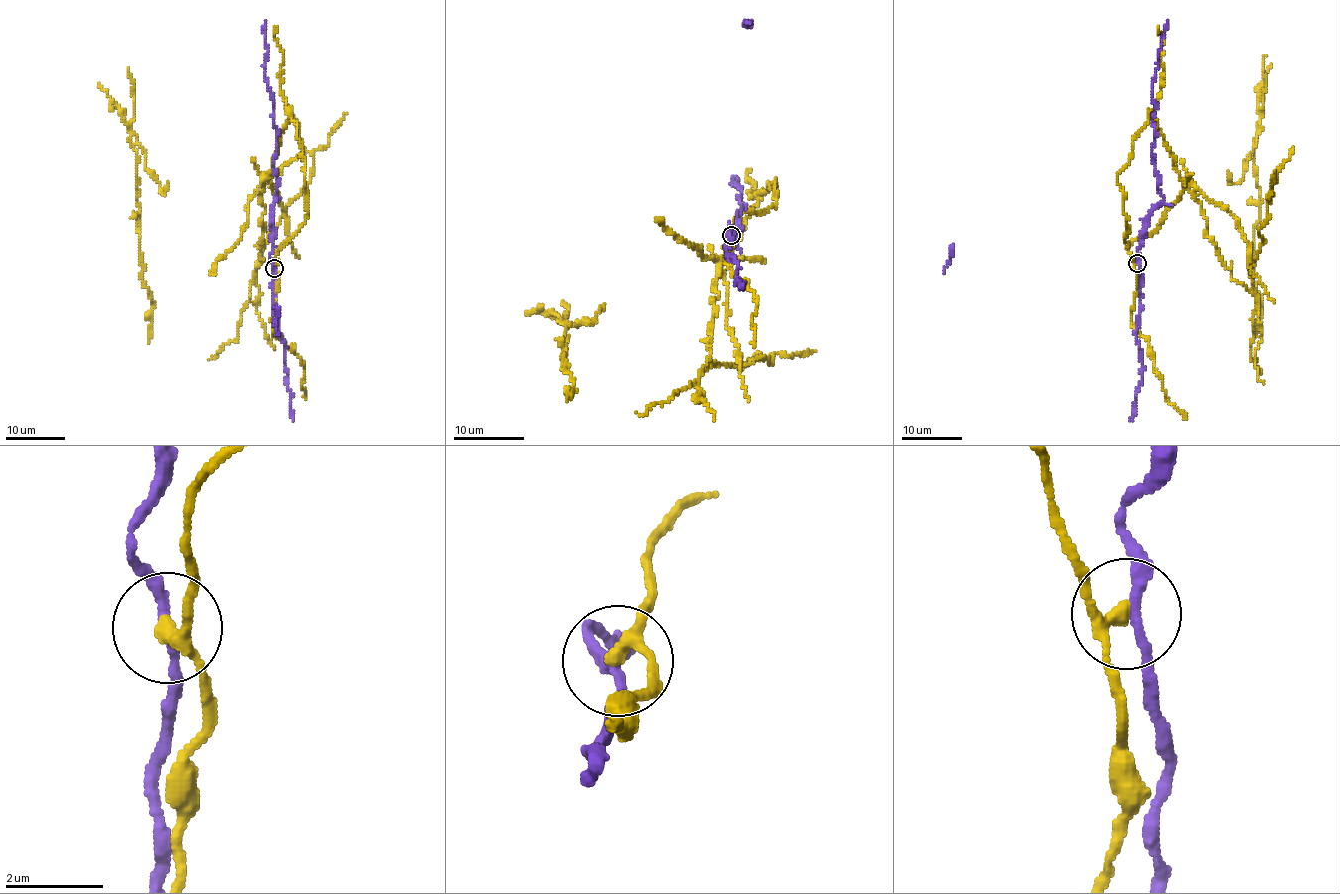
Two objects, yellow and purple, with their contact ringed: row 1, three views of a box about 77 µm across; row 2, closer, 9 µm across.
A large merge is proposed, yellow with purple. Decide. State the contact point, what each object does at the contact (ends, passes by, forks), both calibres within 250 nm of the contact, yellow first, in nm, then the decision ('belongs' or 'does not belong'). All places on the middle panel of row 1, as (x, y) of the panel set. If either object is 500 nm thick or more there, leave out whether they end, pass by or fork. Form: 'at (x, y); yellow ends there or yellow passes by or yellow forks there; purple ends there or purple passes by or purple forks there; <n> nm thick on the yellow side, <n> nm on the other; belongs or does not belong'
at (731, 235); yellow passes by; purple passes by; 240 nm thick on the yellow side, 200 nm on the other; does not belong

